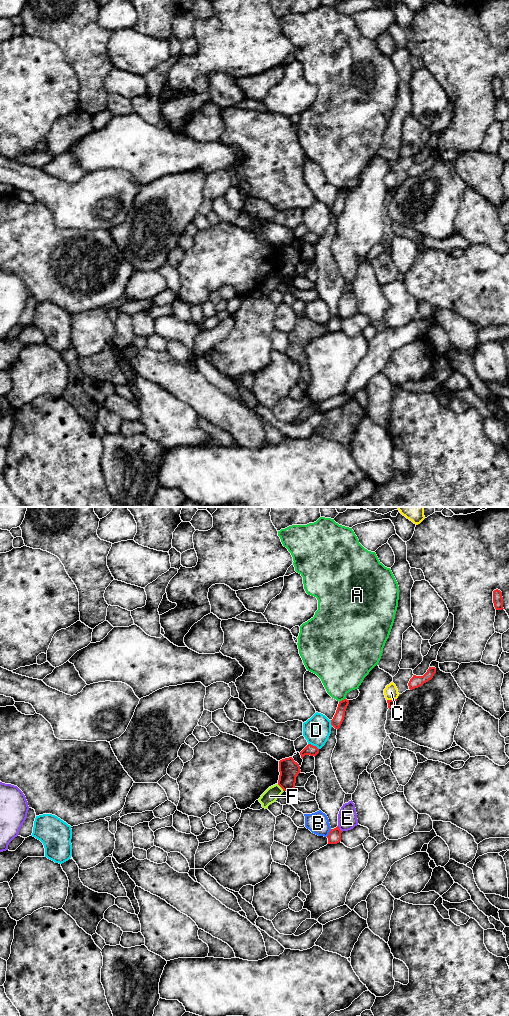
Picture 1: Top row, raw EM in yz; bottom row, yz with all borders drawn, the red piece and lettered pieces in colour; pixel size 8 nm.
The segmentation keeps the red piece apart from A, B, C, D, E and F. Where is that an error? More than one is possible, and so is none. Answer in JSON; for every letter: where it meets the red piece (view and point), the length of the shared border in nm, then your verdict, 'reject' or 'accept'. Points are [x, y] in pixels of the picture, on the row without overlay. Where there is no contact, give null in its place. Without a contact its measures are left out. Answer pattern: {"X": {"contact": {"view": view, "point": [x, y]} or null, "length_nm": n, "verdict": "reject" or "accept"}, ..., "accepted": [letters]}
{"A": {"contact": {"view": "yz", "point": [342, 188]}, "length_nm": 70, "verdict": "reject"}, "B": {"contact": {"view": "yz", "point": [329, 321]}, "length_nm": 80, "verdict": "reject"}, "C": {"contact": {"view": "yz", "point": [391, 188]}, "length_nm": 80, "verdict": "reject"}, "D": {"contact": {"view": "yz", "point": [312, 233]}, "length_nm": 100, "verdict": "reject"}, "E": {"contact": {"view": "yz", "point": [339, 317]}, "length_nm": 60, "verdict": "reject"}, "F": {"contact": {"view": "yz", "point": [281, 275]}, "length_nm": 80, "verdict": "reject"}, "accepted": []}

